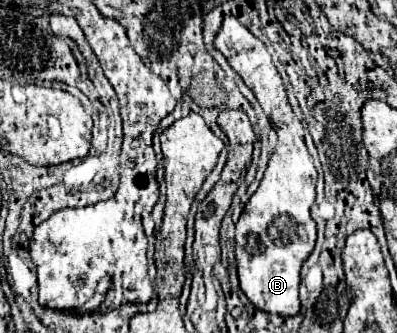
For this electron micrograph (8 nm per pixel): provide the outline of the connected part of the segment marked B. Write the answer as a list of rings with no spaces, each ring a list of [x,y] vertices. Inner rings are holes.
[[[225,16],[215,38],[215,48],[229,60],[231,68],[253,90],[263,112],[277,130],[279,142],[269,160],[257,192],[245,204],[235,228],[235,256],[243,294],[249,302],[269,314],[295,316],[299,312],[299,272],[315,246],[315,222],[309,214],[315,202],[317,170],[303,142],[303,124],[287,102],[283,80],[267,52],[265,44],[253,36],[237,18]]]

